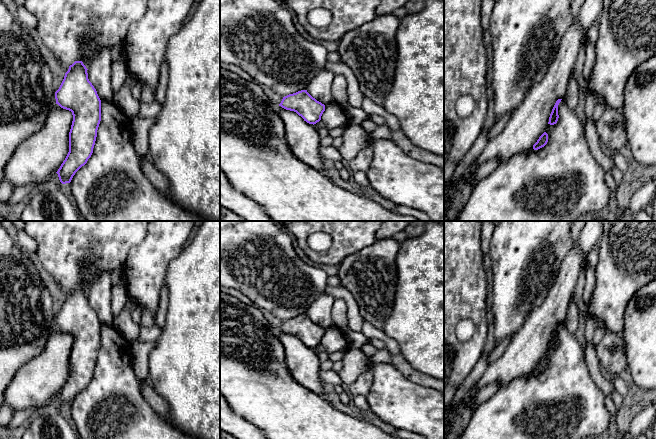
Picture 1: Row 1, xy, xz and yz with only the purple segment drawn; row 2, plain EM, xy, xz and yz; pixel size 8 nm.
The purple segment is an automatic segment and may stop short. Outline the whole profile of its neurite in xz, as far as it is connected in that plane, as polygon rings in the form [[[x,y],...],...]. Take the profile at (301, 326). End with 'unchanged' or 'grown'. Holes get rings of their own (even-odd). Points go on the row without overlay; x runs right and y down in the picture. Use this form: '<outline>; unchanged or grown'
[[[301,314],[283,321],[279,328],[282,332],[296,336],[309,348],[321,344],[325,329],[313,322],[307,314]]]; unchanged

